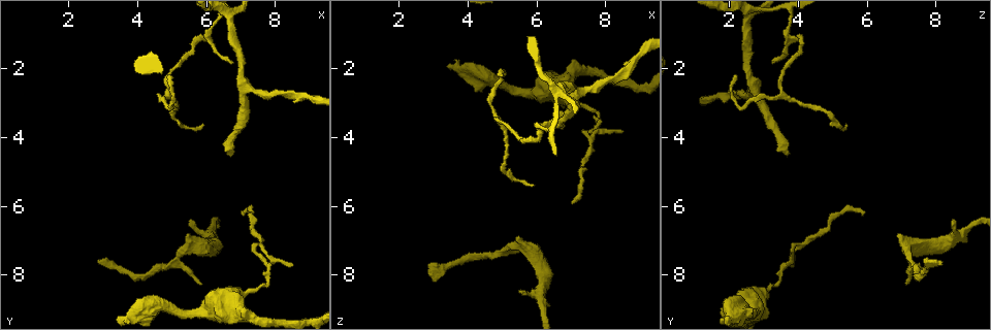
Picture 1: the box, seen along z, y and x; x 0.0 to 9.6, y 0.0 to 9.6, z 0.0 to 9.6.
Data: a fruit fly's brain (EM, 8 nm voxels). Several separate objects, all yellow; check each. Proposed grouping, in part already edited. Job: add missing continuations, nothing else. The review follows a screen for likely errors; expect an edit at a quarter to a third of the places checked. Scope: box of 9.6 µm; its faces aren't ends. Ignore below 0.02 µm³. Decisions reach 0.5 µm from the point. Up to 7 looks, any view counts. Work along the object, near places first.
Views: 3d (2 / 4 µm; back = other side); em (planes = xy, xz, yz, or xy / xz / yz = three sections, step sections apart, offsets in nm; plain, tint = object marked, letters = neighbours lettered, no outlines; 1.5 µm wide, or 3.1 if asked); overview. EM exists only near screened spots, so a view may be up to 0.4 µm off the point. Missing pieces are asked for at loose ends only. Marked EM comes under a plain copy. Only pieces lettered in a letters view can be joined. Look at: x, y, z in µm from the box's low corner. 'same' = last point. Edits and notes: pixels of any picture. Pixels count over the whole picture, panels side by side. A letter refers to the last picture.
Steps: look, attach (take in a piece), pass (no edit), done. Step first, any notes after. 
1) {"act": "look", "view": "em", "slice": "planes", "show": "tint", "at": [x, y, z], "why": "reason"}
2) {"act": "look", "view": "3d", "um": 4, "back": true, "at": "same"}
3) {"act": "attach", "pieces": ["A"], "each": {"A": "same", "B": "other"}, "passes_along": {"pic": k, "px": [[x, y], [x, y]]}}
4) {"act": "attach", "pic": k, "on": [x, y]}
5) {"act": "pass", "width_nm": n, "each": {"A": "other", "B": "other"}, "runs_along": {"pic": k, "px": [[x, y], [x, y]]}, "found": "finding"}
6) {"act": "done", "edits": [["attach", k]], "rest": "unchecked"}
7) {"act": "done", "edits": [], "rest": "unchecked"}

{"act": "look", "view": "3d", "um": 4, "at": [5.90, 8.30, 7.05], "why": "tapers out"}

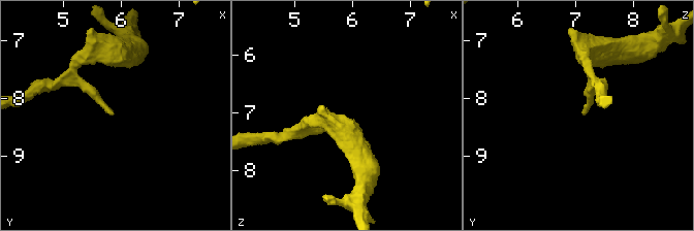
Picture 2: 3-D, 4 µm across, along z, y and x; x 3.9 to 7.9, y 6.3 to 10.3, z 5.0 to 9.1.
{"act": "look", "view": "em", "slice": "xy", "step": 8, "show": "tint", "at": [5.90, 8.25, 7.15], "why": "now the EM"}

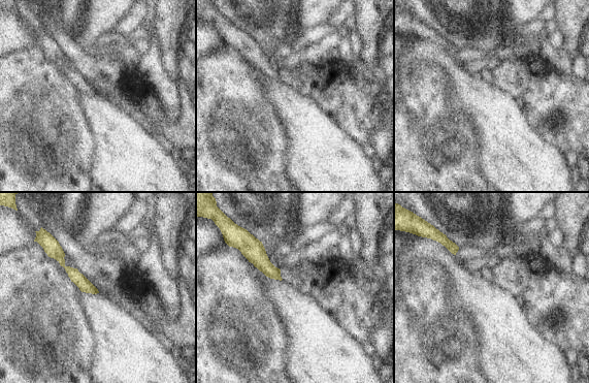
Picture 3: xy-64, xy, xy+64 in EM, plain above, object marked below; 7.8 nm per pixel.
{"act": "look", "view": "em", "slice": "planes", "show": "letters", "at": "same", "why": "cut it another way"}

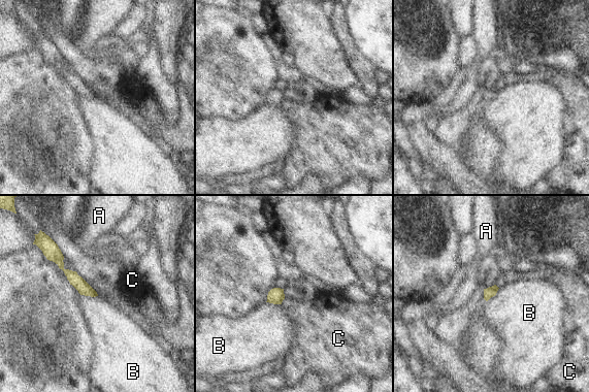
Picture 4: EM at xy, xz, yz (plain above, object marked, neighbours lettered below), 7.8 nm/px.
{"act": "pass", "each": {"A": "other", "B": "other", "C": "other"}, "runs_along": {"pic": 4, "px": [[52, 258], [93, 294]]}, "found": "no lettered piece goes on from it"}

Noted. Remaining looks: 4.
{"act": "look", "view": "em", "slice": "xz", "step": 4, "show": "letters", "at": [2.85, 7.65, 7.75], "why": "branch stops here"}

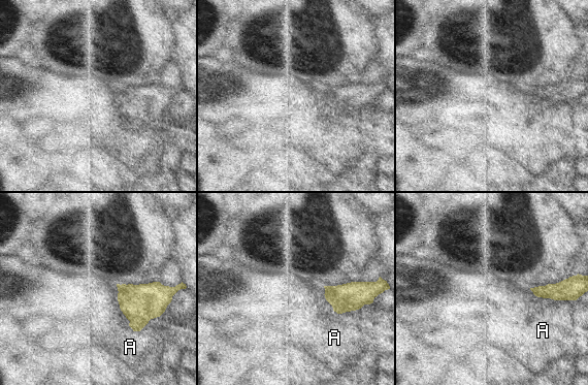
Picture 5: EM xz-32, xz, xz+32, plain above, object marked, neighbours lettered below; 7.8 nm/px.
{"act": "pass", "longest_contact_nm": ["A", 420], "each": {"A": "other"}, "border": {"pic": 5, "px": [[116, 286], [134, 330], [160, 316]]}, "found": "none of them fits"}

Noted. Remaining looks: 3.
{"act": "look", "view": "em", "slice": "xz", "step": 4, "show": "tint", "at": [7.00, 6.25, 5.90], "why": "tapers out"}

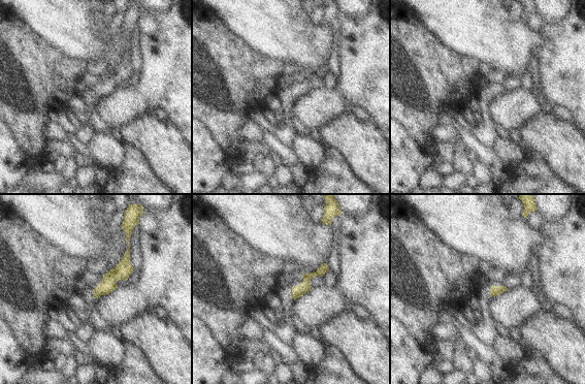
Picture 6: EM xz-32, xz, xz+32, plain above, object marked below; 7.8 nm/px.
{"act": "look", "view": "em", "slice": "xz", "step": 4, "show": "letters", "at": "same", "why": "see the neighbours"}

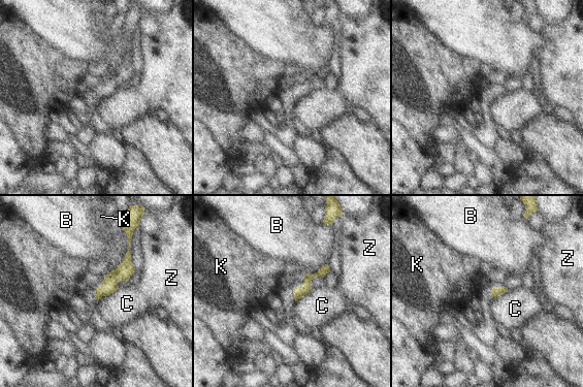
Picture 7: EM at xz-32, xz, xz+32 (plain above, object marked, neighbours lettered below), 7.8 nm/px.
{"act": "pass", "width_nm": 80, "each": {"B": "other", "C": "other", "K": "other", "Z": "other"}, "runs_along": {"pic": 7, "px": [[128, 255], [126, 266], [98, 296]]}, "found": "none of them fits"}

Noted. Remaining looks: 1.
{"act": "done", "edits": [], "rest": "unchecked"}

